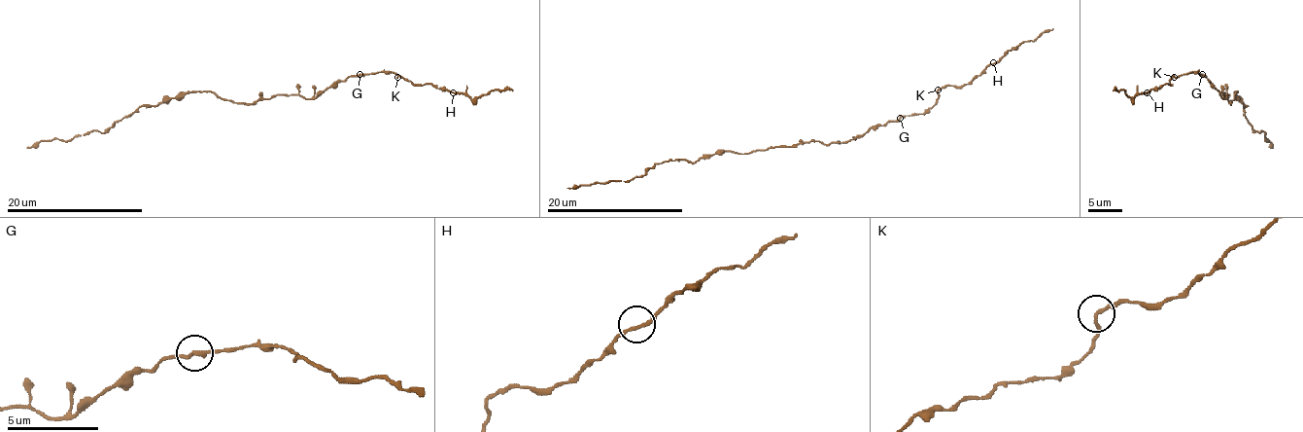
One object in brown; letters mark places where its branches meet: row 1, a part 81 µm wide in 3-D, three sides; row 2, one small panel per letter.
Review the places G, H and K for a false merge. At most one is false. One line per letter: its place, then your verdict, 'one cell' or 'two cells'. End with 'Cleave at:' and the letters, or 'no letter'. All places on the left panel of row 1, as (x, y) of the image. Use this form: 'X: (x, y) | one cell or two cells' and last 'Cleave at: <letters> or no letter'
G: (360, 74) | one cell
H: (453, 92) | one cell
K: (397, 77) | one cell
Cleave at: no letter

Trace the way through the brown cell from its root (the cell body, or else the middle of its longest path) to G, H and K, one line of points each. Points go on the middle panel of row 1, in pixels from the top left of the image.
G: (821, 142), (850, 140), (871, 128), (900, 119)
H: (821, 142), (850, 140), (891, 120), (925, 113), (936, 103), (939, 90), (970, 85), (993, 62)
K: (821, 142), (850, 140), (891, 120), (925, 113), (936, 103), (938, 90)

